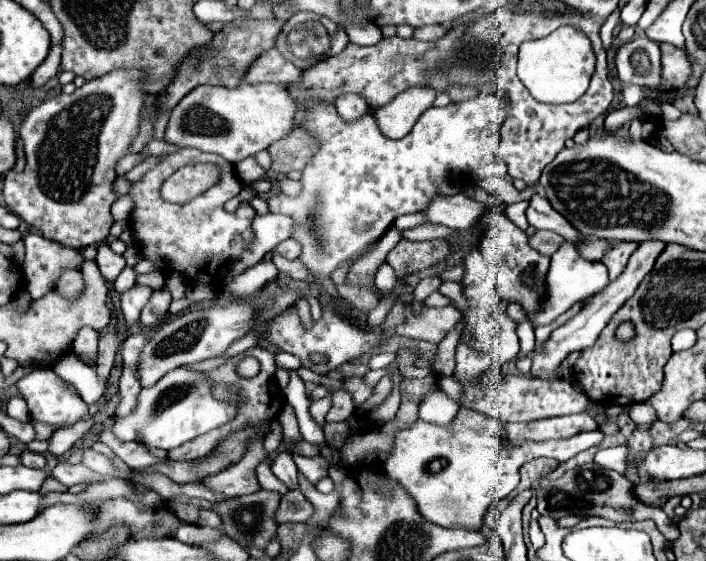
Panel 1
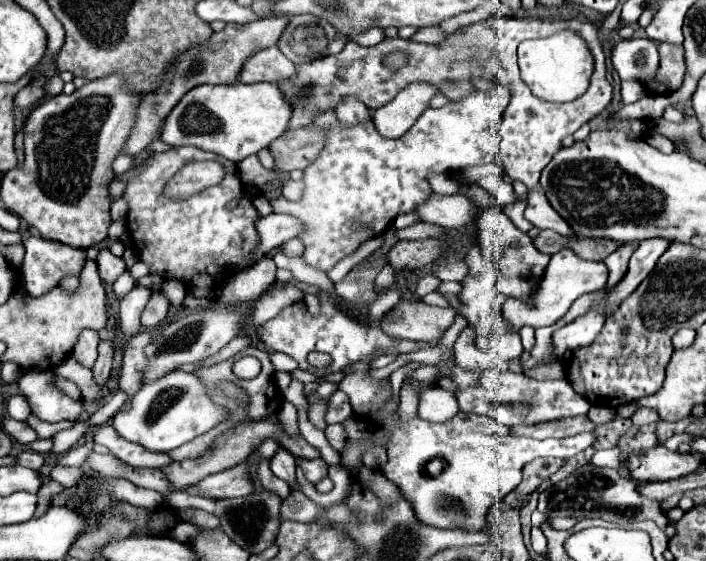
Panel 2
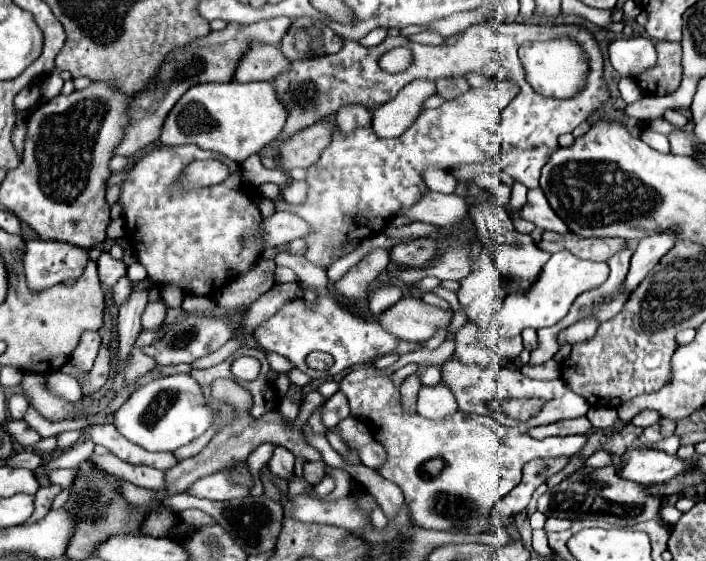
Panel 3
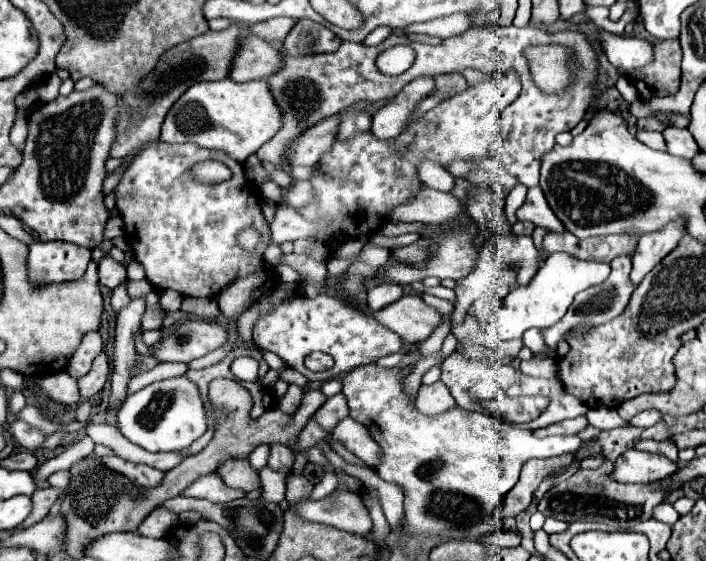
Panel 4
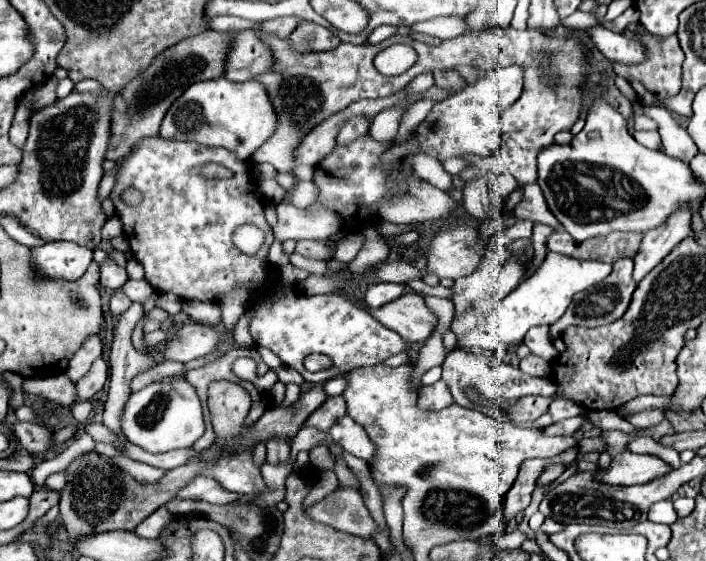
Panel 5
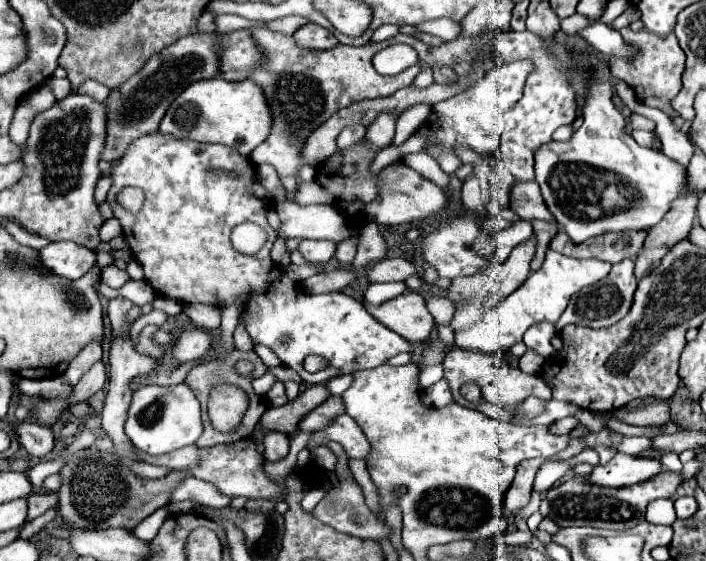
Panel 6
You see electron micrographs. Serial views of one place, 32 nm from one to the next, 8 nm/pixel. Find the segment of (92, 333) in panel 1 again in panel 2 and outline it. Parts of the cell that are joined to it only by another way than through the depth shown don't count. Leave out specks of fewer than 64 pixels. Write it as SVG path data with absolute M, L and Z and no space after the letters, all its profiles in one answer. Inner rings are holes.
M86 328L84 332L80 332L78 342L74 344L72 354L76 356L76 360L78 360L82 366L88 366L88 368L94 366L96 356L98 356L98 354L96 354L98 342L100 342L100 338L98 338L98 332L96 332L96 330Z

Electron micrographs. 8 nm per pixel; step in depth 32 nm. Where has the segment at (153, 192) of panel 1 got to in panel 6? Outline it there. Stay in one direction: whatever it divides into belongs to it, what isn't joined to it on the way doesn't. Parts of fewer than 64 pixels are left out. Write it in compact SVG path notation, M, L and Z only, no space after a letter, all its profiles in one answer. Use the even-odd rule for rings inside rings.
M160 132L142 136L130 144L126 154L118 162L114 162L112 188L108 192L108 202L112 204L114 216L122 224L124 238L130 244L134 258L144 268L148 284L160 296L172 296L186 304L202 302L210 306L224 306L228 302L240 300L244 304L242 318L246 320L246 328L252 340L256 344L262 344L274 350L274 354L282 360L282 364L294 368L302 376L302 380L308 384L322 384L322 382L328 382L330 378L350 374L354 370L376 368L400 352L412 352L412 346L406 340L402 340L396 332L388 330L376 318L372 318L358 300L342 292L330 292L330 294L318 294L318 296L306 294L296 282L292 282L284 272L280 272L274 266L274 262L270 260L270 248L276 240L276 232L270 228L266 220L266 210L270 206L270 200L262 184L256 180L256 172L250 166L250 158L240 156L232 148L226 148L222 144L206 146L194 140L178 140L174 136L164 136ZM208 168L214 168L214 172ZM218 170L236 172L236 176L232 178ZM126 186L136 186L144 192L144 204L140 212L136 214L124 210L116 202L118 192ZM242 222L260 224L268 234L266 244L256 256L240 254L238 250L234 250L230 242L230 234L234 226ZM284 336L288 336L286 342L282 340ZM308 354L324 356L330 362L330 366L316 374L308 374L302 368L302 360Z

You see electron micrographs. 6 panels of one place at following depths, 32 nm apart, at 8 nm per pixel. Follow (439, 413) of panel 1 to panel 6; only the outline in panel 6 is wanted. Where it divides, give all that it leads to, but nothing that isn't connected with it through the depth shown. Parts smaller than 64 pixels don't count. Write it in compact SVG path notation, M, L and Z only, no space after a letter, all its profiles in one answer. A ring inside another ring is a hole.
M440 380L440 382L436 382L434 386L426 388L420 400L422 400L424 404L428 404L428 406L434 406L434 408L442 408L442 406L452 404L452 394L450 394L448 382L446 382L446 380Z

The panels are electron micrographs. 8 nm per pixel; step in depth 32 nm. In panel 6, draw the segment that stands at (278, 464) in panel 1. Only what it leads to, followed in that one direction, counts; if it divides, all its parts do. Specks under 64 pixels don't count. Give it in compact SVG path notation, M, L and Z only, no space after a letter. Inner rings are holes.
M270 432L264 438L264 446L266 446L264 458L268 462L278 462L278 460L286 458L286 454L288 454L288 436L278 434L278 432Z

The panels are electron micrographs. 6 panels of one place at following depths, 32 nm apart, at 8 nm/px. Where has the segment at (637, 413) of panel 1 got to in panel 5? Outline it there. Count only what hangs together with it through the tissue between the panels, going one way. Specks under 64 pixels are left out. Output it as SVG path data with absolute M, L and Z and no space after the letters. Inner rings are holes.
M650 408L650 410L644 410L644 412L632 414L632 416L628 418L628 422L630 422L632 426L636 426L636 428L650 428L650 426L662 422L662 420L664 420L664 412L658 410L658 408Z

